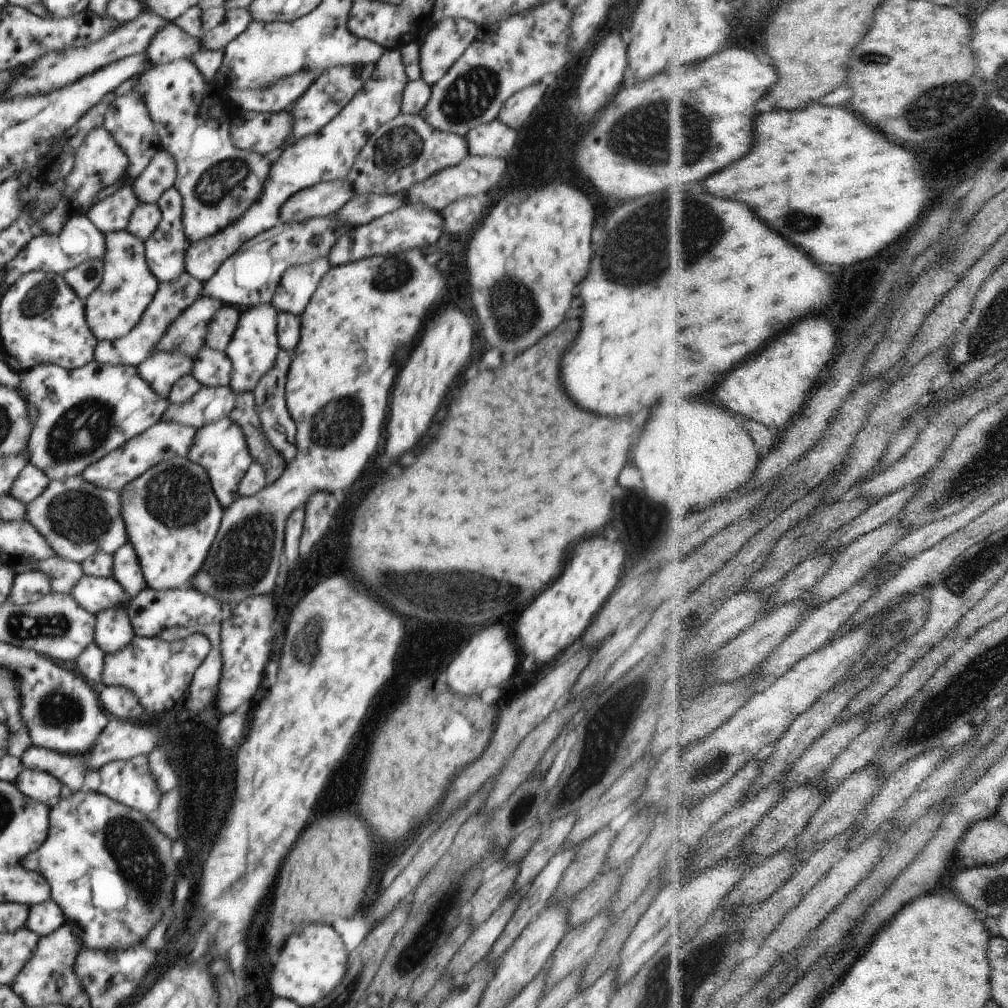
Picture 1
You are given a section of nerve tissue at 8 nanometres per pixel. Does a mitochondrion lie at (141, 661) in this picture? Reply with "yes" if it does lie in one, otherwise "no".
no

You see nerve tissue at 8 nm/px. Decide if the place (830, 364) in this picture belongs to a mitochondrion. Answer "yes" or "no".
no

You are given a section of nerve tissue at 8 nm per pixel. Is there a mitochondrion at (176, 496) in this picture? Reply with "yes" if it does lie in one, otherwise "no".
yes

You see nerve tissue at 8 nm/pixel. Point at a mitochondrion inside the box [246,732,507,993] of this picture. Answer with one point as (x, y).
(430, 930)

